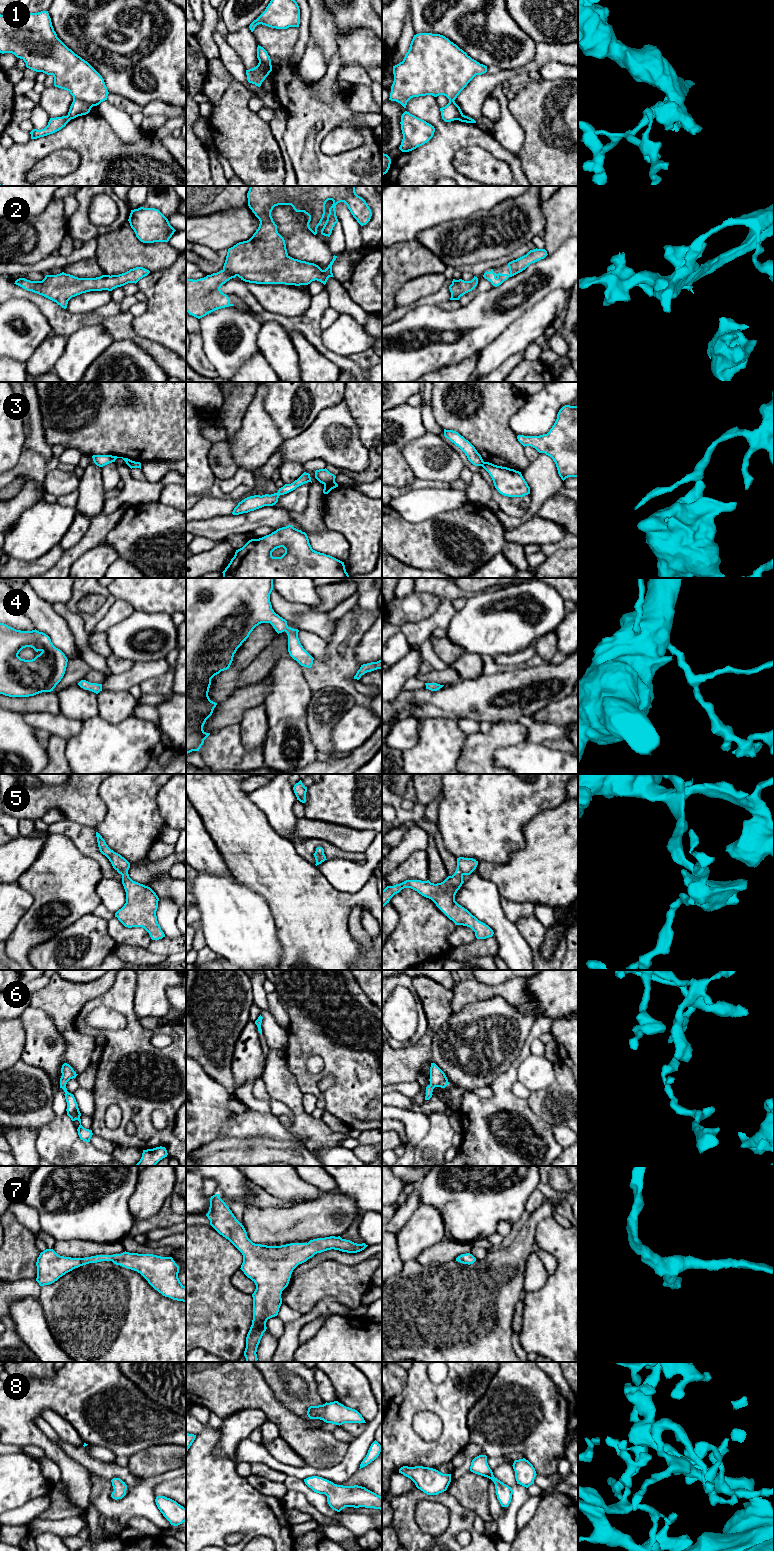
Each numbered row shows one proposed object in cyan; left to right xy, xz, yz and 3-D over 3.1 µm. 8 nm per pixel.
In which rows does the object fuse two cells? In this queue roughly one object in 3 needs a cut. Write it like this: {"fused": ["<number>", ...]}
{"fused": ["1", "3"]}

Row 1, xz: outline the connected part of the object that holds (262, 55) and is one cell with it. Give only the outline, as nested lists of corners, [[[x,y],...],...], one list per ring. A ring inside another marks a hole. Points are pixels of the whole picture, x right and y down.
[[[259,45],[257,47],[257,58],[259,62],[266,68],[267,72],[270,73],[272,71],[270,56],[268,55],[267,51]]]

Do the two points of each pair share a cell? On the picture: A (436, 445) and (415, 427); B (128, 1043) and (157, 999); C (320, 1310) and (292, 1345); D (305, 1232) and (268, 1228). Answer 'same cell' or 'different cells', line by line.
A: different cells
B: different cells
C: same cell
D: same cell

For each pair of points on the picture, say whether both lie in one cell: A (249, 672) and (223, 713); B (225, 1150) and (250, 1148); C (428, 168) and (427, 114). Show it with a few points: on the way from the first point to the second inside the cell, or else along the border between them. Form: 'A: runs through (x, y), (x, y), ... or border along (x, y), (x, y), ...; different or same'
A: runs through (244, 682), (243, 687), (233, 697), (231, 703); same
B: runs through (231, 1150), (244, 1150); same
C: runs through (436, 155), (439, 151), (439, 127); same

